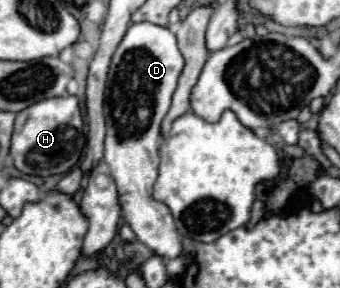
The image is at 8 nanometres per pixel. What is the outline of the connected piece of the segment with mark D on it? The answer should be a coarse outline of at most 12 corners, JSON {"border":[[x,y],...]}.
{"border":[[132,23],[104,97],[104,161],[124,221],[182,253],[152,197],[160,123],[184,61],[166,27]]}

